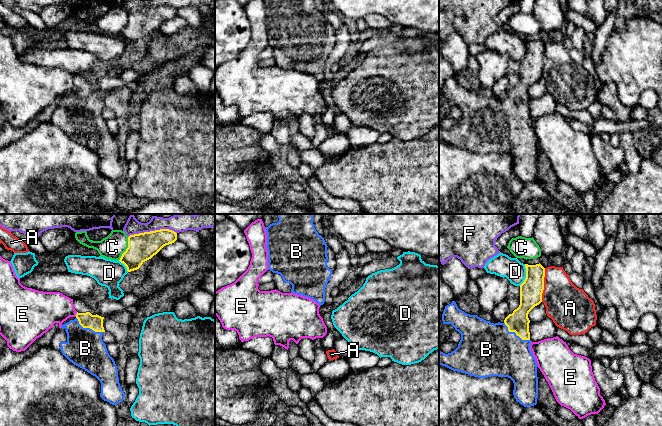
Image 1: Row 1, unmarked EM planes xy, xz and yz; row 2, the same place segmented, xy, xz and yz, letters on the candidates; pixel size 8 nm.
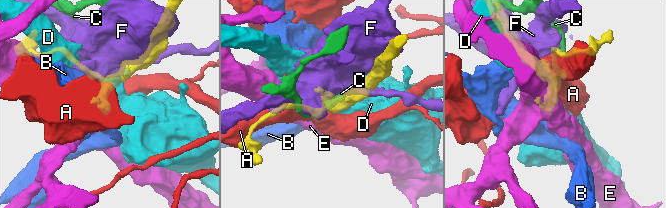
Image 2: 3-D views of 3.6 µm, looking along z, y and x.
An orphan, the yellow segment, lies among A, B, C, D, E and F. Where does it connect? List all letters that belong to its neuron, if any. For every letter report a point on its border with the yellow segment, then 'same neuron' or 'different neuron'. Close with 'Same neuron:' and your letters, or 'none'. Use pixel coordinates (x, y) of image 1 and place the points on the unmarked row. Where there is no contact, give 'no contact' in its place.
A: yz (543, 61) | different neuron
B: xy (88, 103) | same neuron
C: xy (126, 25) | different neuron
D: yz (526, 51) | different neuron
E: xy (76, 90) | different neuron
F: xy (152, 7) | different neuron
Same neuron: B

